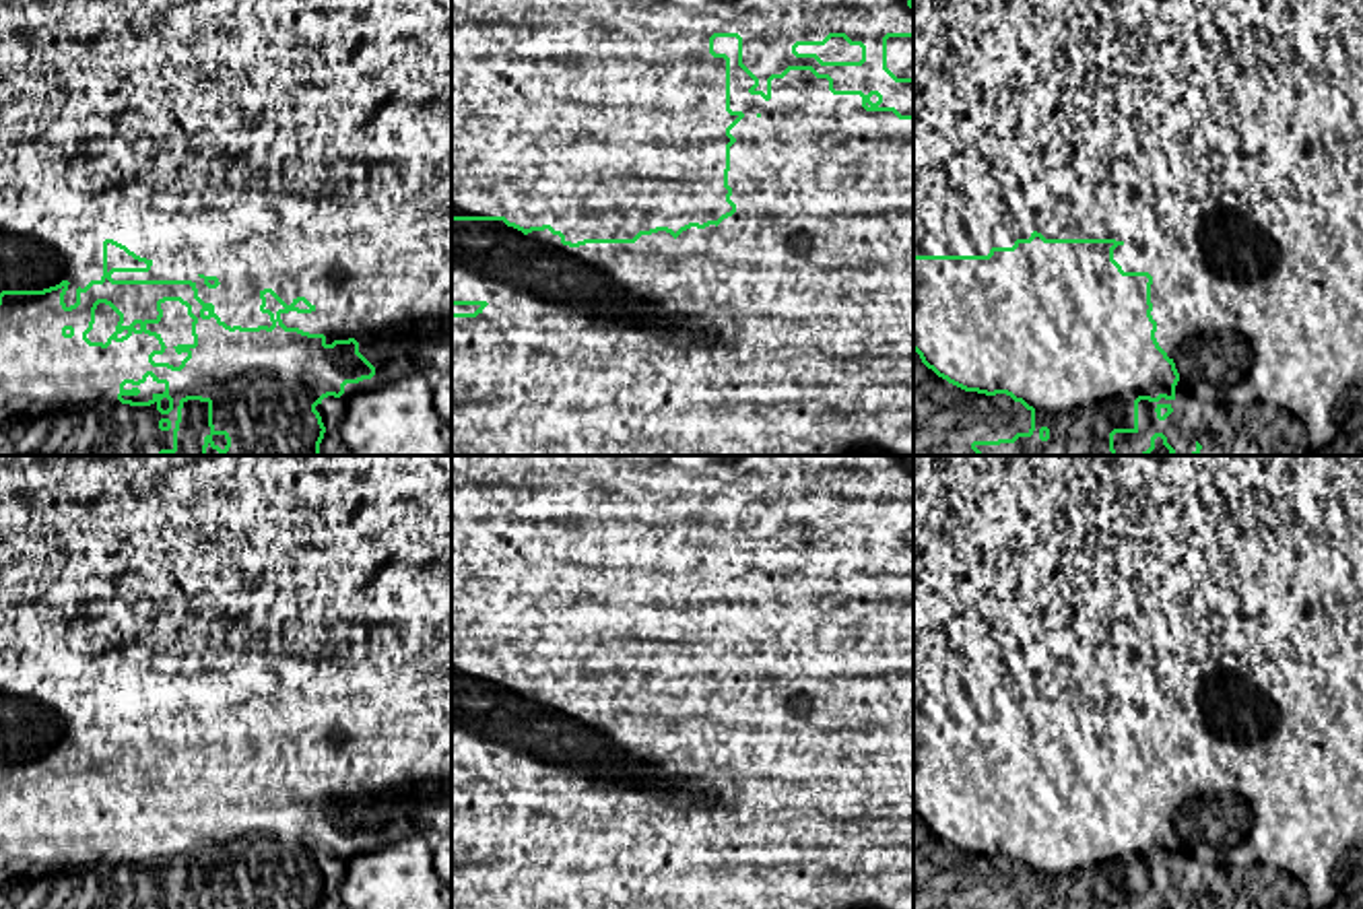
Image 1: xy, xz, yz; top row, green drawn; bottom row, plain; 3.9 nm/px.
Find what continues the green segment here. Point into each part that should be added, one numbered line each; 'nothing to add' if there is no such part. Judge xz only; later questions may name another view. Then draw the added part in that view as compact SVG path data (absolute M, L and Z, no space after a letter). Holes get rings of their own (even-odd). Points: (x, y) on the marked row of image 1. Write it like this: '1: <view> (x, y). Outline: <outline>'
1: xz (788, 328). Outline: M716 37L716 39L713 39L713 52L716 52L716 54L726 54L726 56L728 56L728 58L730 58L730 109L732 109L732 111L742 111L742 113L744 113L744 117L742 117L742 120L740 120L740 122L738 122L738 124L736 124L736 126L734 126L734 128L732 128L732 130L730 130L730 134L732 134L732 136L734 136L734 138L736 138L736 142L734 142L734 144L732 144L732 146L730 146L730 171L728 171L728 186L730 186L730 188L732 188L732 196L730 196L730 200L732 200L732 202L734 202L734 204L736 204L736 212L734 212L734 214L732 214L732 216L728 216L728 218L724 218L724 221L722 221L722 223L720 223L720 225L718 225L718 227L716 227L716 225L709 225L709 227L705 227L705 229L697 229L697 227L691 227L691 229L687 229L687 231L683 231L683 233L680 233L680 235L678 235L678 237L676 237L676 239L674 239L674 237L672 237L672 235L670 235L670 233L666 233L666 231L658 231L658 233L652 233L652 235L641 235L641 237L639 237L639 239L637 239L637 241L635 241L635 243L586 243L586 245L579 245L579 247L569 247L569 245L563 245L563 243L561 243L561 237L559 237L559 235L553 235L553 233L551 233L551 231L548 231L548 229L544 229L544 231L532 231L532 233L528 233L528 235L524 235L524 233L522 233L522 231L518 231L518 229L513 229L513 227L507 227L507 225L505 225L505 223L503 223L503 221L452 221L452 301L487 301L487 303L489 303L489 305L487 305L487 307L485 307L485 309L483 309L483 311L480 311L480 313L478 313L478 315L476 315L476 317L452 317L452 456L913 456L913 120L899 120L899 117L897 117L897 115L895 115L895 113L893 113L893 111L866 111L866 109L864 109L864 107L862 107L862 97L860 97L860 95L833 95L833 93L831 93L831 91L829 91L829 80L827 80L827 78L817 78L817 76L815 76L815 74L812 74L812 72L810 72L810 70L790 70L790 72L788 72L788 74L786 74L786 76L784 76L784 78L773 78L773 80L771 80L771 99L769 99L769 101L765 101L765 99L763 99L763 97L761 97L761 95L751 95L751 93L749 93L749 89L751 89L751 87L753 87L753 85L755 85L755 80L753 80L753 78L751 78L751 76L749 76L749 74L746 74L746 72L744 72L744 70L742 70L742 68L740 68L740 66L738 66L738 39L736 39L736 37Z

